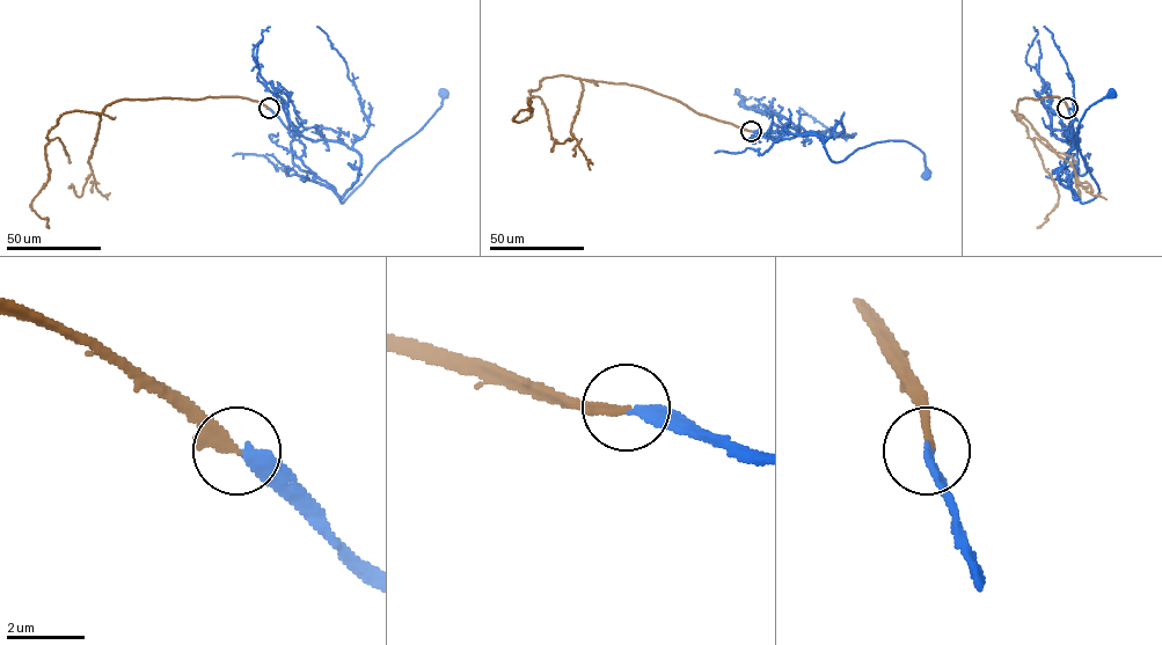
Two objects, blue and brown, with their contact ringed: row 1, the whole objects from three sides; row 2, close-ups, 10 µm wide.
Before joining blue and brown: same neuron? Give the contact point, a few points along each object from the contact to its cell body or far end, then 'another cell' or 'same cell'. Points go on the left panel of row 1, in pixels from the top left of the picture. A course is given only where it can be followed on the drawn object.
place (269, 108); course blue (269, 109), (292, 133), (292, 162), (330, 184), (342, 203), (374, 167), (423, 127), (441, 105), (443, 94); course brown (269, 109), (207, 96), (125, 99), (101, 114), (64, 112), (48, 134), (49, 178), (31, 204), (48, 227); another cell

